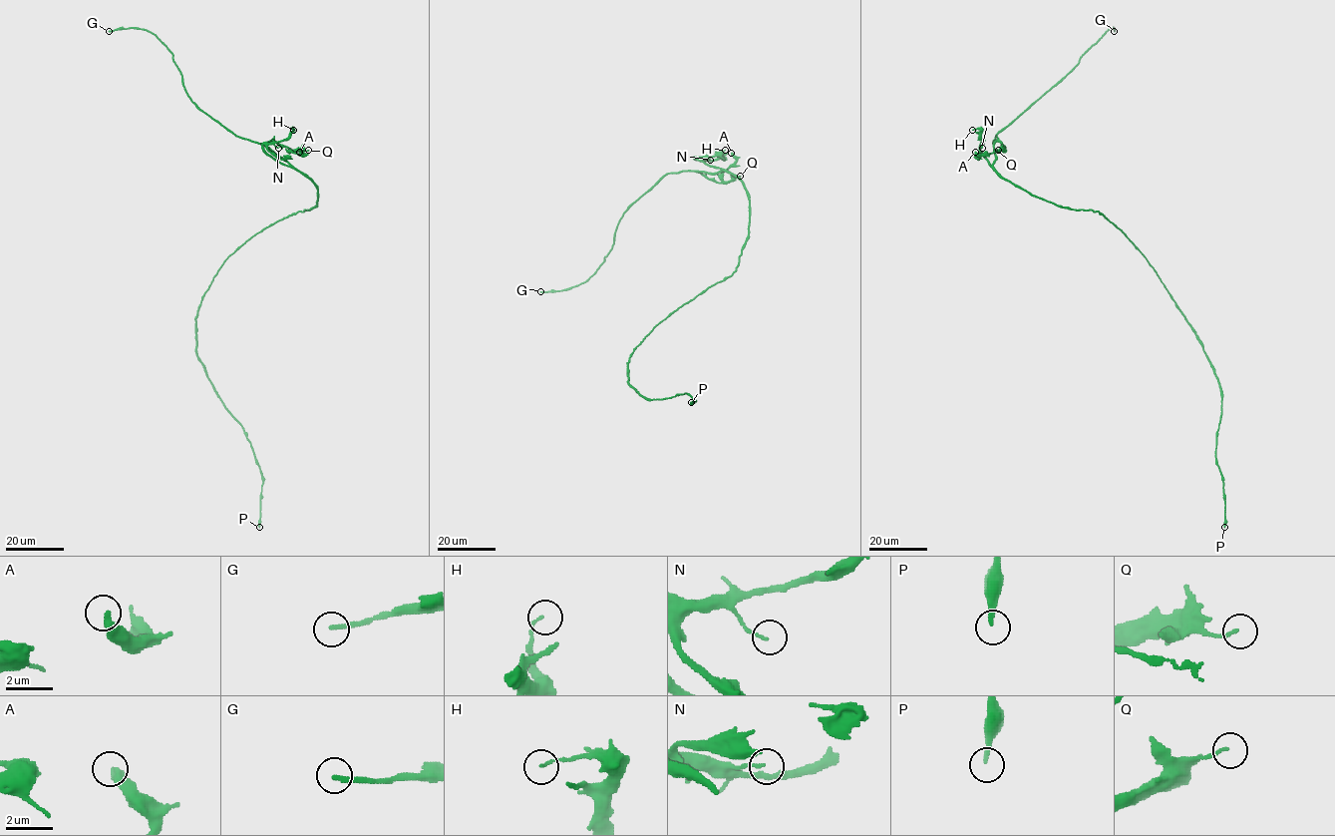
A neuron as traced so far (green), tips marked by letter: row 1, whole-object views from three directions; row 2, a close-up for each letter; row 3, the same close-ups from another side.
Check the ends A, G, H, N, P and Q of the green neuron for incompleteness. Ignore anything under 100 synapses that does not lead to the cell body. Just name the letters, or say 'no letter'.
G

